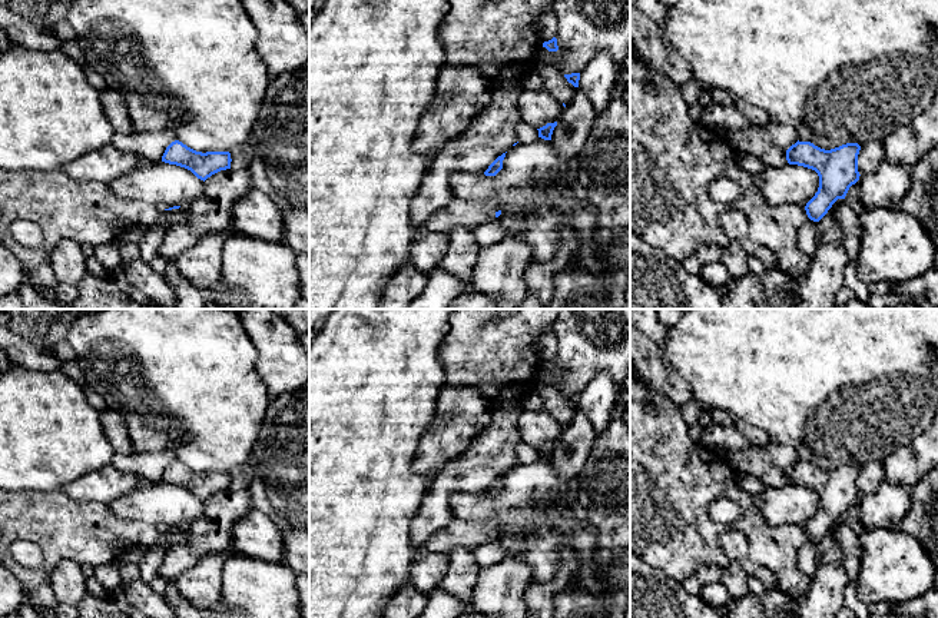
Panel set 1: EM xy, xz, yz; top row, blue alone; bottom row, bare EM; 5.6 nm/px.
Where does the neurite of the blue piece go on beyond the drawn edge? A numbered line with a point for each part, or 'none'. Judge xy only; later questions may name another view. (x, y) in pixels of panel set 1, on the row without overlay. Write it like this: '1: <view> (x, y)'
none

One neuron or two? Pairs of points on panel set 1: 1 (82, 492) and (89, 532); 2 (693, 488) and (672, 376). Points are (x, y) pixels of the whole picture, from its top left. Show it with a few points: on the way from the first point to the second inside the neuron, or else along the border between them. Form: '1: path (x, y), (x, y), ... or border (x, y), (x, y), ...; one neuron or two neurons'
1: border (62, 489), (76, 499), (95, 499), (106, 504); two neurons
2: border (650, 384), (679, 406); two neurons

